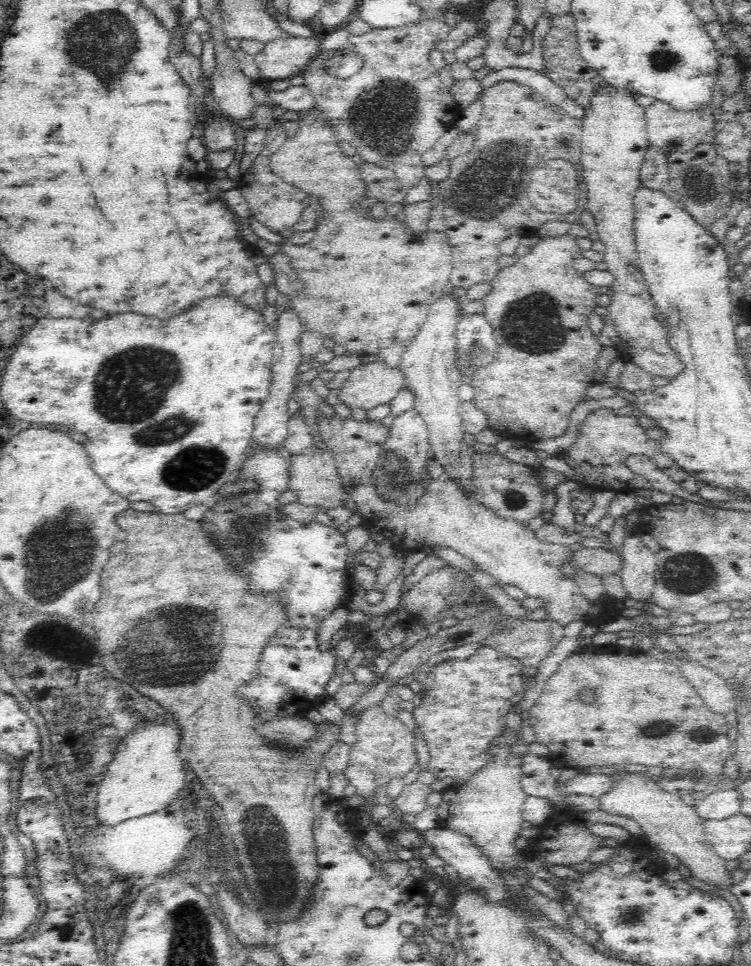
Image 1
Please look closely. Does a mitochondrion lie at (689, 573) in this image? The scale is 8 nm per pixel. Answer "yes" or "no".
yes

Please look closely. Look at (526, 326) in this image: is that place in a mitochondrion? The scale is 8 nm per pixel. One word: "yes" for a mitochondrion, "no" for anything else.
yes

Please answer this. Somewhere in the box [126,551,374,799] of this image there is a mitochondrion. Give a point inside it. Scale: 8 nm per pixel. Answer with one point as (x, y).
(169, 655)

